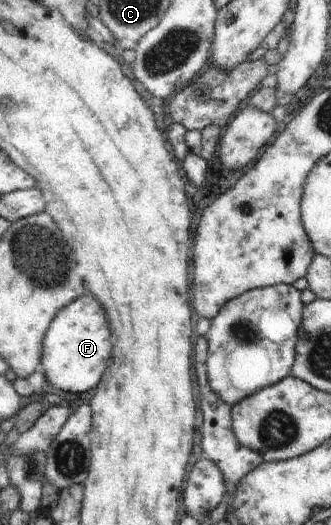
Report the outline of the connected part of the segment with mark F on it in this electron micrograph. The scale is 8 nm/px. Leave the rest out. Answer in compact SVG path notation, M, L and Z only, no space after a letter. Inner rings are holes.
M82 295L57 311L47 328L41 345L43 375L61 391L83 393L95 389L109 367L111 359L111 327L103 307L91 295Z

